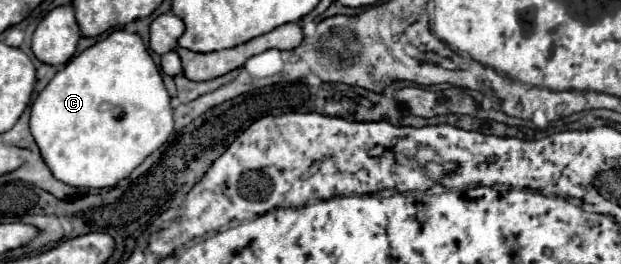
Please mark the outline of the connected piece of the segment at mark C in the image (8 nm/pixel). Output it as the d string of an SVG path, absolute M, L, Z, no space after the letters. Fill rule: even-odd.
M124 29L112 31L106 39L70 59L44 87L30 109L30 131L44 163L58 181L72 187L114 187L154 153L170 137L172 129L170 95L162 83L162 75L140 35Z

